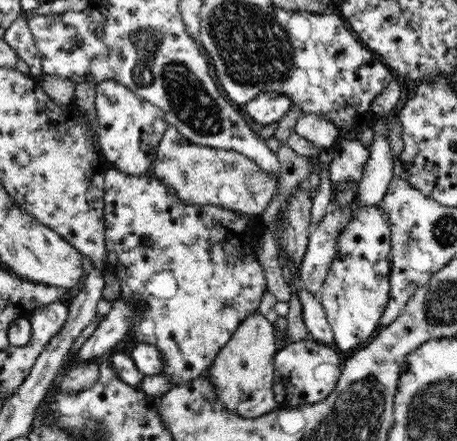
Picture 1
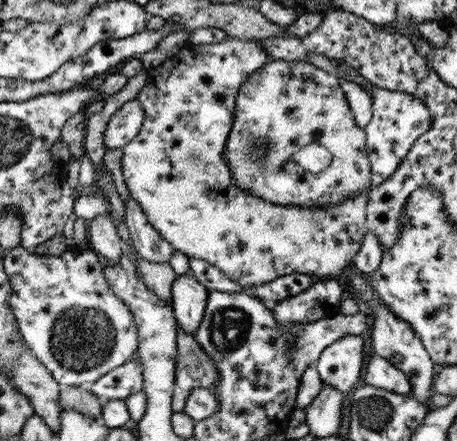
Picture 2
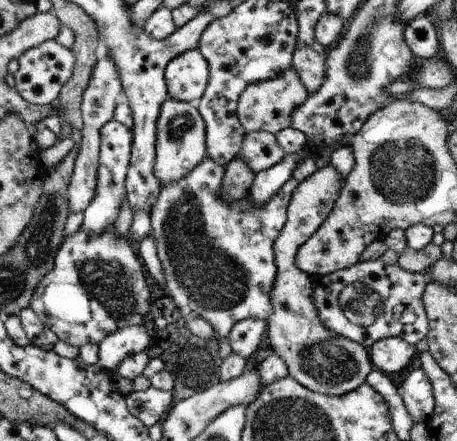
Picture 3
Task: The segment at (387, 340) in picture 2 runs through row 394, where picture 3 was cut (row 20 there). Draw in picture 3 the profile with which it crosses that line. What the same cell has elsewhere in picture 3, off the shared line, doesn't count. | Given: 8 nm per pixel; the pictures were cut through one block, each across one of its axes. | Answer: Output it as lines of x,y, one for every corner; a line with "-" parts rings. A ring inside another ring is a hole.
421,14
415,16
407,28
405,28
405,40
411,48
411,52
415,54
415,60
419,62
427,62
431,60
437,50
439,50
439,32
435,28
435,24
431,22
429,14

